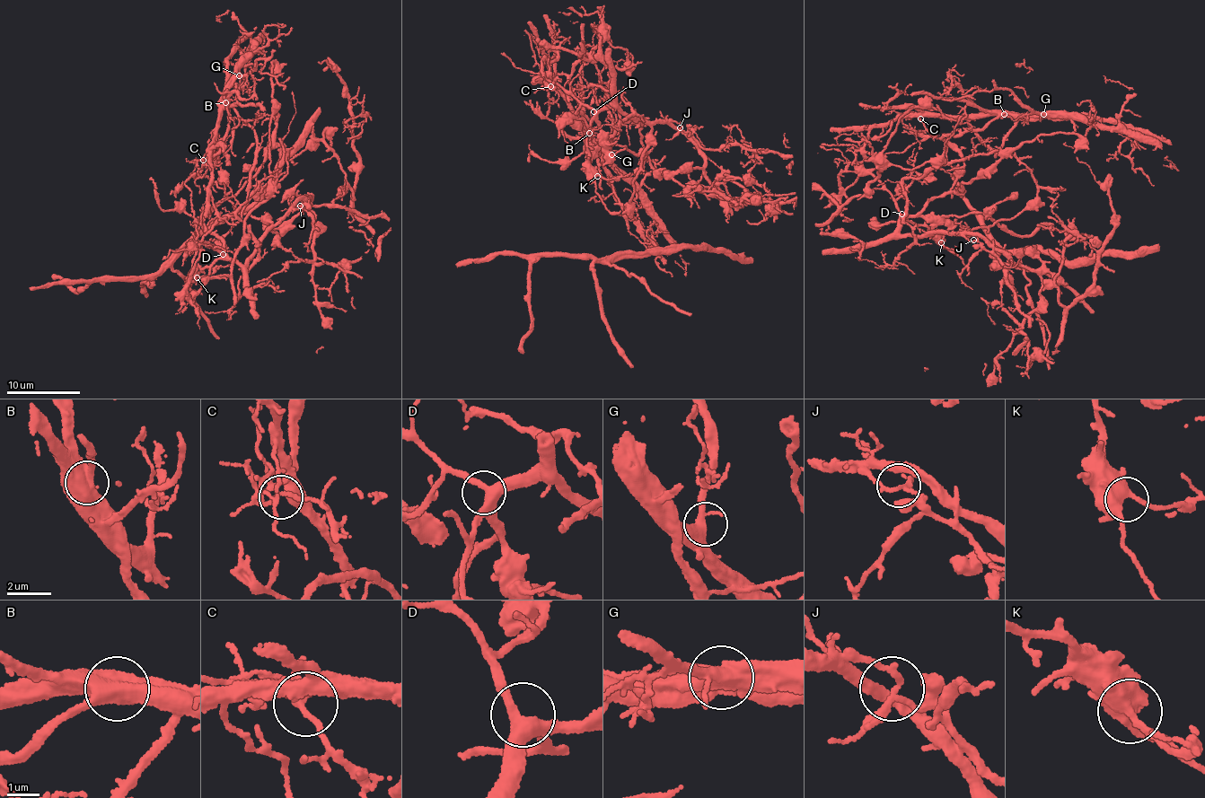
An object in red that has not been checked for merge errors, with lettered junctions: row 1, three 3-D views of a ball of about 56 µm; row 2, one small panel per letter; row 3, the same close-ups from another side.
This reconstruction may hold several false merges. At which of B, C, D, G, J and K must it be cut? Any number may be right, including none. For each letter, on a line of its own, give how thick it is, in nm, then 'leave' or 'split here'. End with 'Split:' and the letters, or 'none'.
B: 600 nm | split here
C: 200 nm | leave
D: 440 nm | leave
G: 400 nm | leave
J: 160 nm | split here
K: 500 nm | leave
Split: B, J

